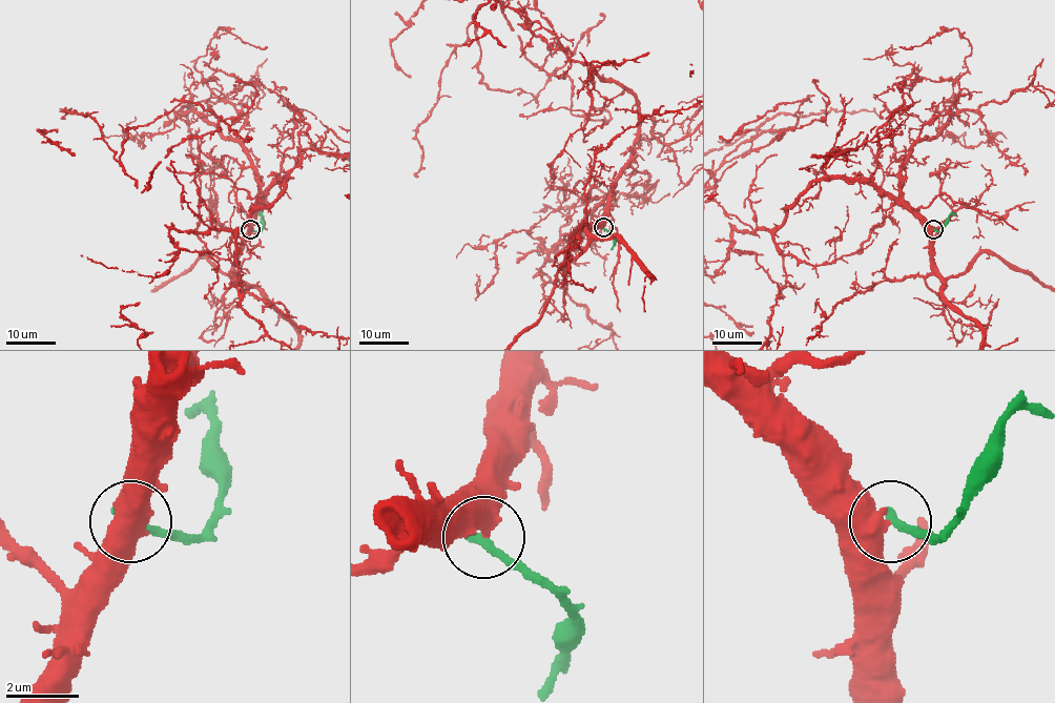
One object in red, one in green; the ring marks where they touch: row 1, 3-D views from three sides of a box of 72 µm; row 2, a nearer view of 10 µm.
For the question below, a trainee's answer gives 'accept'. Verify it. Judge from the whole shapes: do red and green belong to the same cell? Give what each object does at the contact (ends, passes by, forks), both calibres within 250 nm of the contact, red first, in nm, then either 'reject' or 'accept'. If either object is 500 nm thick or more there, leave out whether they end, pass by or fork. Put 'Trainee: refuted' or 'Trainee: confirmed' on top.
Trainee: refuted
calibres 600 and 280 nm; reject

